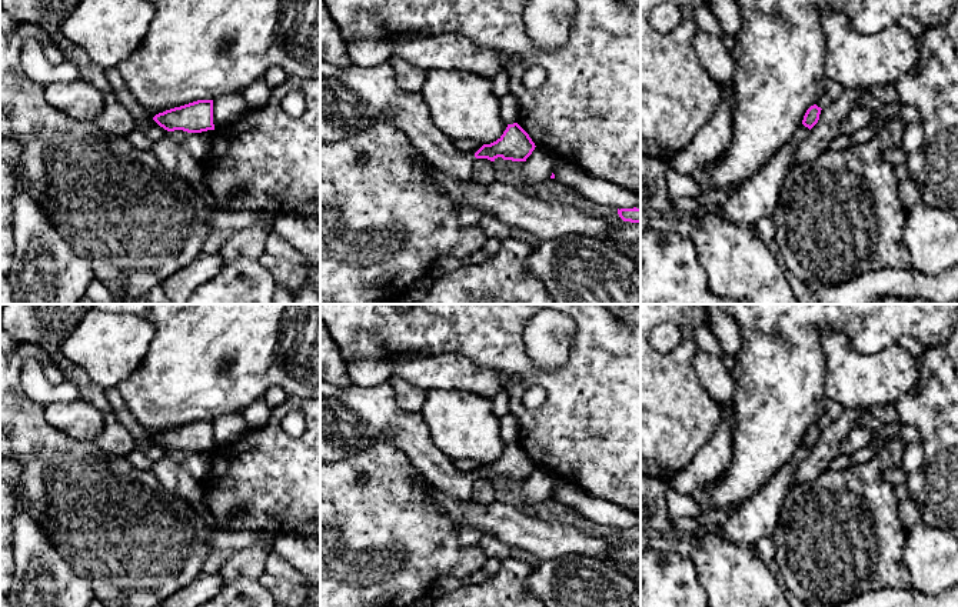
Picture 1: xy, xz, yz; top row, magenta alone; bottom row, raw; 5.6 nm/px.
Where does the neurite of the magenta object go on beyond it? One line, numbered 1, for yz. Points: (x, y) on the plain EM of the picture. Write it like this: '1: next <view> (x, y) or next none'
1: next none

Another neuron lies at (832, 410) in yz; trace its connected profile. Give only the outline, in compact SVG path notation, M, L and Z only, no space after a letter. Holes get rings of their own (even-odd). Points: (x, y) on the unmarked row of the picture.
M828 398L824 406L824 413L819 417L816 426L821 428L831 426L841 417L842 410L844 408L836 401Z

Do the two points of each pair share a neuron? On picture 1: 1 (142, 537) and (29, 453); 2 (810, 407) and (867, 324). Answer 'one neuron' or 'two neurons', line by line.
1: one neuron
2: one neuron

